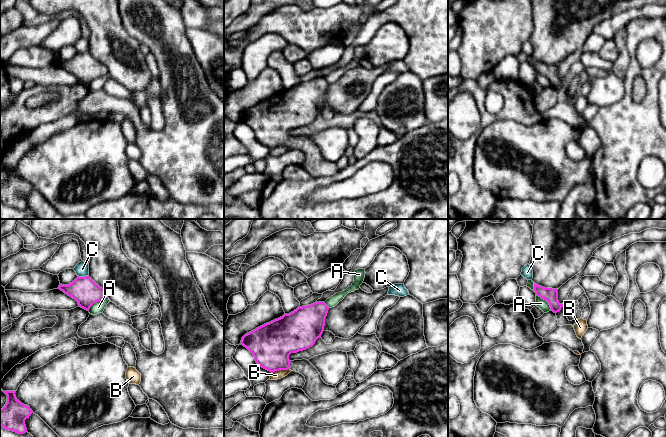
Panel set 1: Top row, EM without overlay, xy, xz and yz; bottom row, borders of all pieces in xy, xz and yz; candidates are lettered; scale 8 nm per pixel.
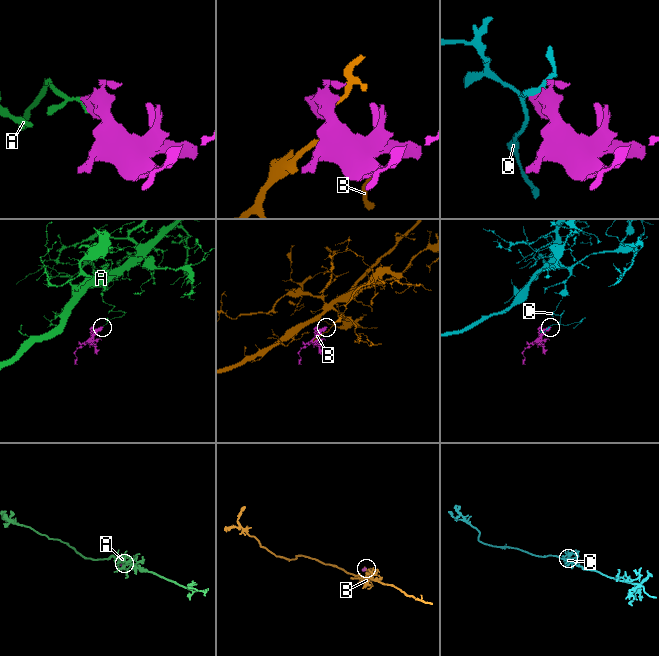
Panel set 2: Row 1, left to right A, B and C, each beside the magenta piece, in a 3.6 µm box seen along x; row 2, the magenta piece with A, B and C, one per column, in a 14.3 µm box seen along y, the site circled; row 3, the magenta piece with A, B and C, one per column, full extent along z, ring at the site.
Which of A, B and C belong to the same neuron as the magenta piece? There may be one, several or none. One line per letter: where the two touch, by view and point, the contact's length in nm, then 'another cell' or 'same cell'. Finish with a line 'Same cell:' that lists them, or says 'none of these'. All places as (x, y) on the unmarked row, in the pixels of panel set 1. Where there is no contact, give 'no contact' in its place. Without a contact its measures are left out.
A: xy (97, 77) | 200 nm | another cell
B: xz (280, 145) | 150 nm | another cell
C: xy (83, 53) | 90 nm | another cell
Same cell: none of these

